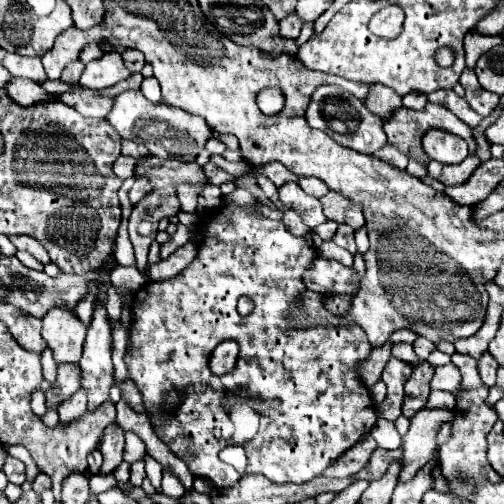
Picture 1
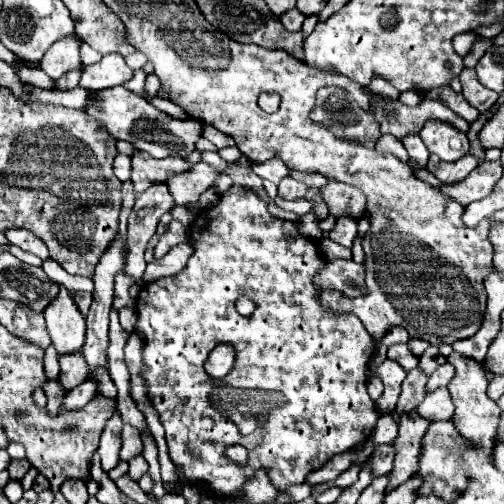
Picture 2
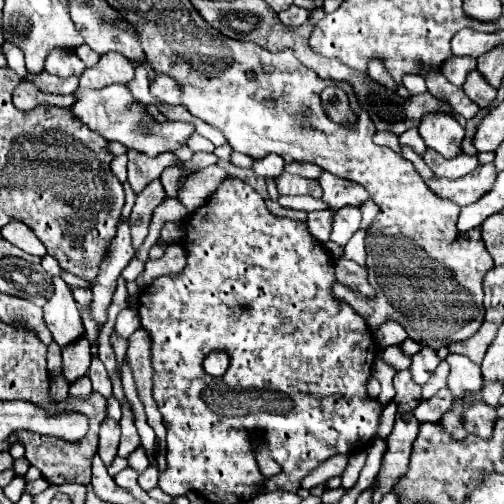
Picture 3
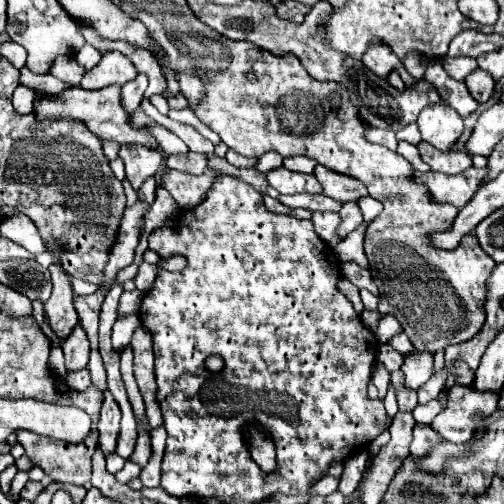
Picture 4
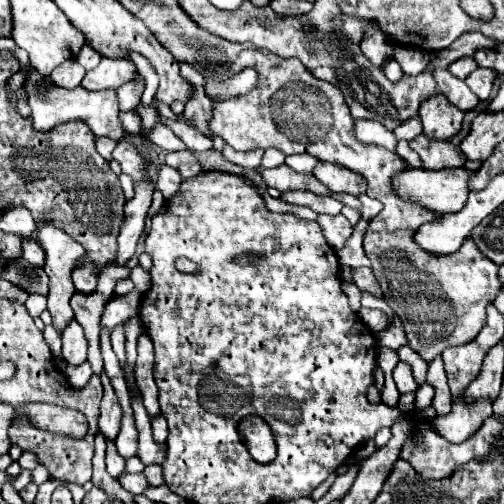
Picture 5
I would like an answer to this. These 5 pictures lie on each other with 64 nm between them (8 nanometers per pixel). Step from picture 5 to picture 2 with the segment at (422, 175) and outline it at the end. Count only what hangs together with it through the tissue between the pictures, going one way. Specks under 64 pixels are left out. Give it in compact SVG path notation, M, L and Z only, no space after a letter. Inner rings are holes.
M482 162L464 180L456 184L440 184L438 190L448 194L452 200L460 202L462 206L468 206L470 202L486 198L494 190L494 184L500 180L500 172L502 172L500 162Z

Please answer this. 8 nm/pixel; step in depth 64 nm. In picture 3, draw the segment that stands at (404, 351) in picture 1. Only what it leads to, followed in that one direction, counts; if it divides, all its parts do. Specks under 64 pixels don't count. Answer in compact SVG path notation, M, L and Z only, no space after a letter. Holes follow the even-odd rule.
M386 346L380 350L380 358L396 370L402 370L410 364L410 356L404 356L398 346Z

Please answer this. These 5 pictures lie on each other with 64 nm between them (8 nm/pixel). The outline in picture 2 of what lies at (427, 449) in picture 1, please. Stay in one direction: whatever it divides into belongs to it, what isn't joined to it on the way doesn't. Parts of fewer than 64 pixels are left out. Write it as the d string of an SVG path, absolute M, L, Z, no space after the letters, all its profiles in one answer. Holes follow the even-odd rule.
M416 412L400 414L398 436L392 442L392 448L396 450L396 458L394 458L394 468L388 474L388 488L386 488L386 492L396 488L398 484L406 482L418 470L420 440L422 440L422 434L426 432L428 424L430 422L420 418Z

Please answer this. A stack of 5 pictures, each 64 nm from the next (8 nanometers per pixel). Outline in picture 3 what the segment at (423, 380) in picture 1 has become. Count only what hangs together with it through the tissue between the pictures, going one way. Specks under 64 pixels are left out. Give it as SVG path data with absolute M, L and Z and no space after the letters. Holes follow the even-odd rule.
M400 370L396 376L394 376L394 388L396 388L396 396L394 396L394 402L398 404L398 410L414 410L420 400L422 400L422 394L420 394L420 386L412 382L412 376L408 370Z

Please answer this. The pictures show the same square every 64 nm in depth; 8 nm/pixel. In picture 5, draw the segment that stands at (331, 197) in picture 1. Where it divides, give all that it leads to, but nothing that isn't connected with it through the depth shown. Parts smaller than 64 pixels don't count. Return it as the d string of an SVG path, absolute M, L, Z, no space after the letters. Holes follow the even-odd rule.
M318 162L312 172L332 192L346 192L352 196L366 192L366 178L332 162Z

